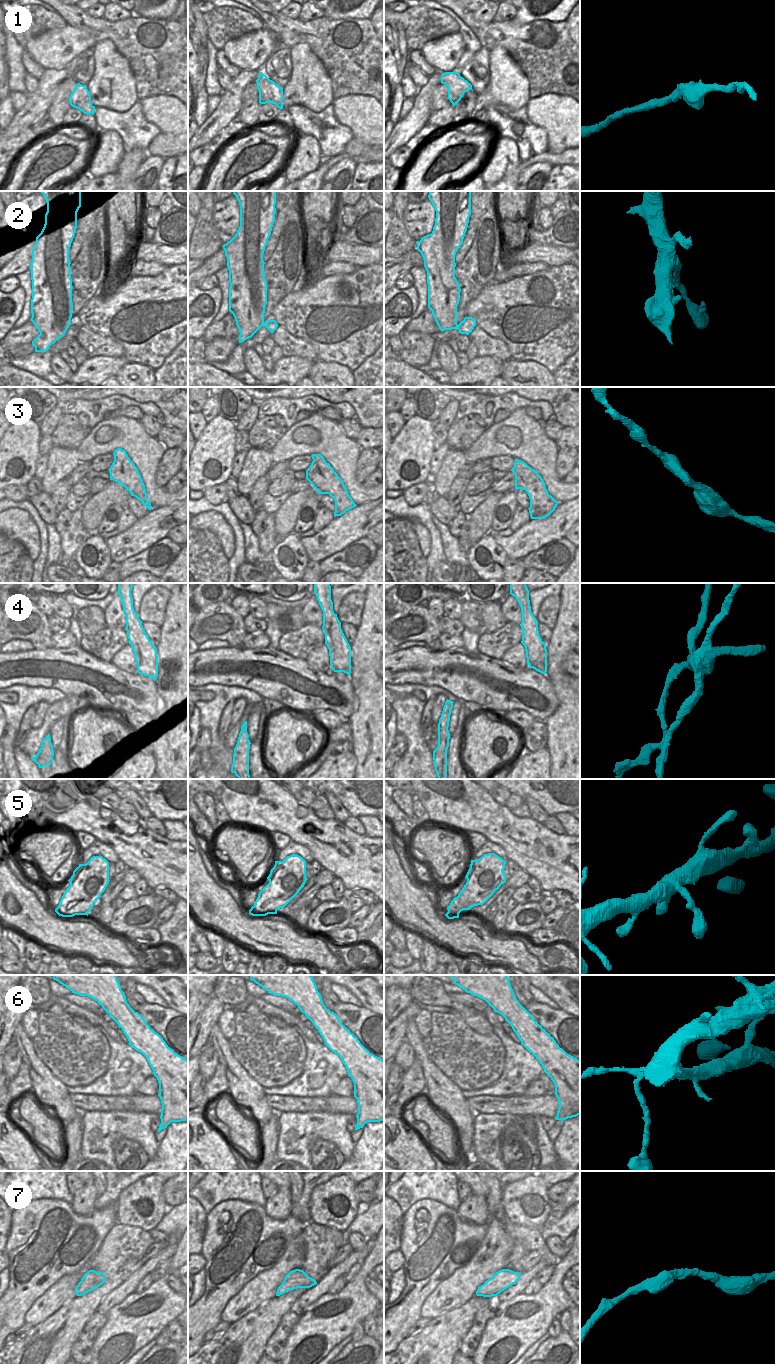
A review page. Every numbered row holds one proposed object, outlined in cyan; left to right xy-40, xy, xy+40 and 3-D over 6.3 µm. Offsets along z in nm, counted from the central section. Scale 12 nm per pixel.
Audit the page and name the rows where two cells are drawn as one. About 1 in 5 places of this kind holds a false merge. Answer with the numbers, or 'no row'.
4

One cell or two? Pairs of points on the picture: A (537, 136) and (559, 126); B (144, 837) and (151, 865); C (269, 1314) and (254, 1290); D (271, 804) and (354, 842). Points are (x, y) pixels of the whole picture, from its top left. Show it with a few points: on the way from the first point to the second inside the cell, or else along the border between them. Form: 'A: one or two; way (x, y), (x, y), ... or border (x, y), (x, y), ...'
A: two; border (528, 116), (534, 124), (545, 131), (548, 150)
B: one; way (144, 844), (144, 850), (150, 858)
C: two; border (276, 1296), (249, 1311), (243, 1317)
D: one; way (292, 821), (304, 833), (314, 833), (333, 842)

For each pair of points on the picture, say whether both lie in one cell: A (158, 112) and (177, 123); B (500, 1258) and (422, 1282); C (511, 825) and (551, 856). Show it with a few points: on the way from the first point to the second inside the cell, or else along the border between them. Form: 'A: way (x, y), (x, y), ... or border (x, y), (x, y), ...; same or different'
A: way (163, 112), (166, 112), (172, 118); same
B: border (472, 1258), (463, 1266), (458, 1267), (436, 1288); different
C: way (521, 835), (541, 853); same

